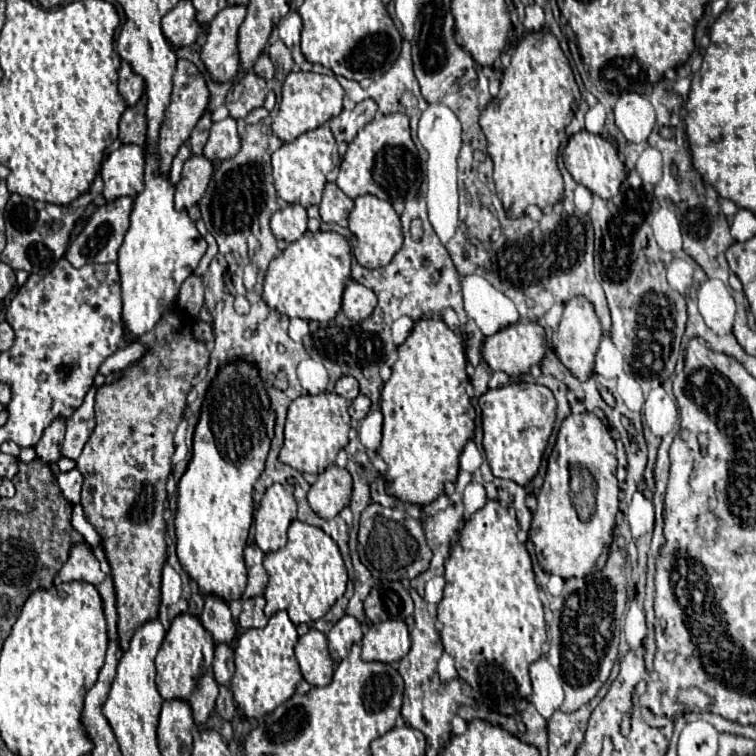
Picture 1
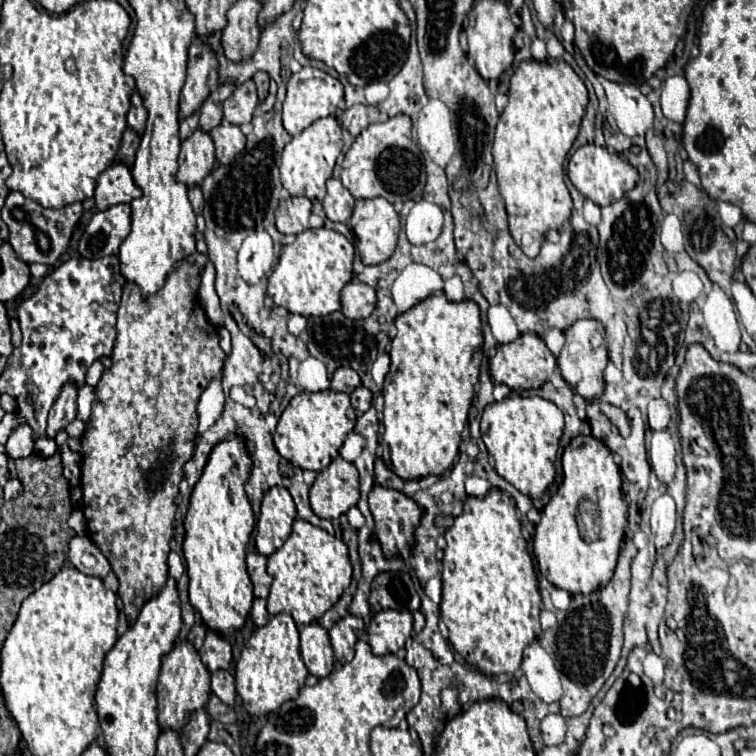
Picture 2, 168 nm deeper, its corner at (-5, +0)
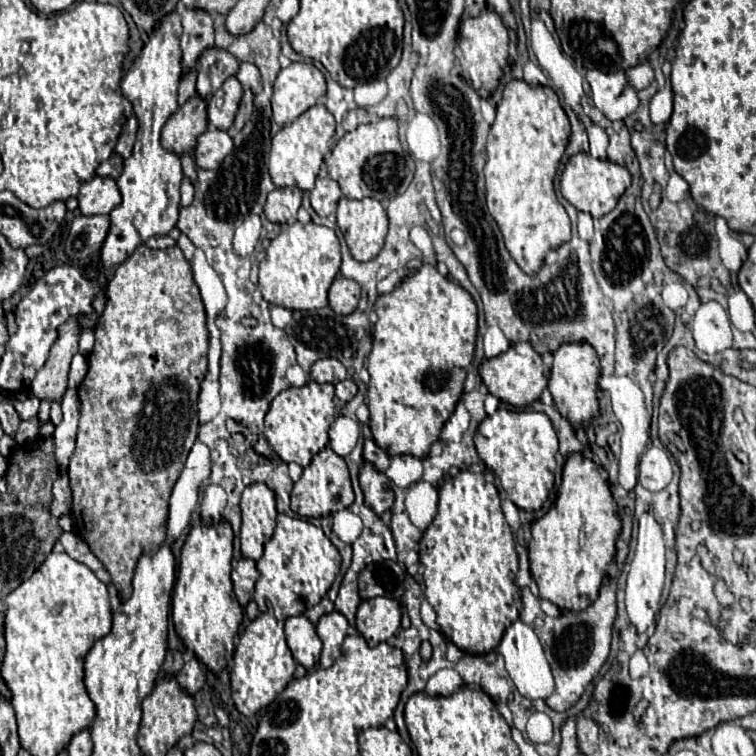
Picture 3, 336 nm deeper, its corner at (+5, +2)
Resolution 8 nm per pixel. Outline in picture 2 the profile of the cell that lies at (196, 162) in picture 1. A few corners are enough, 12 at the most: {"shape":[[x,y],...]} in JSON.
{"shape":[[197,129],[181,143],[177,177],[199,187],[215,165],[209,133]]}

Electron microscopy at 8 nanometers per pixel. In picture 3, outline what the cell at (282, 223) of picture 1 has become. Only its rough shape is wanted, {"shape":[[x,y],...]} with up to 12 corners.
{"shape":[[277,187],[267,195],[271,223],[293,223],[301,205],[299,187]]}

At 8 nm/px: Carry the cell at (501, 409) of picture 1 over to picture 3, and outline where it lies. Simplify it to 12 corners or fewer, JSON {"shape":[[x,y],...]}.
{"shape":[[501,407],[479,457],[523,511],[549,497],[557,435],[545,413]]}

